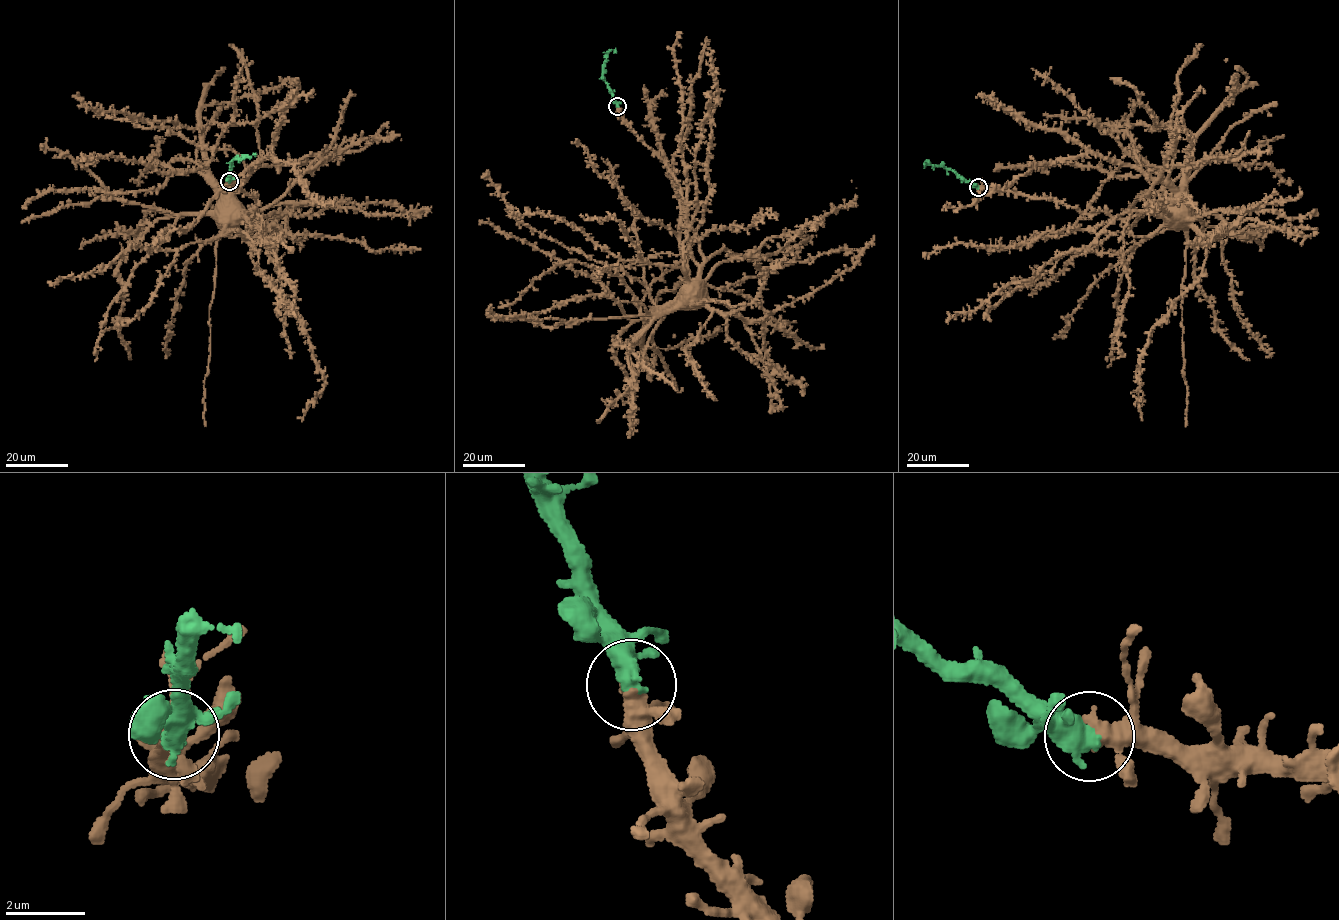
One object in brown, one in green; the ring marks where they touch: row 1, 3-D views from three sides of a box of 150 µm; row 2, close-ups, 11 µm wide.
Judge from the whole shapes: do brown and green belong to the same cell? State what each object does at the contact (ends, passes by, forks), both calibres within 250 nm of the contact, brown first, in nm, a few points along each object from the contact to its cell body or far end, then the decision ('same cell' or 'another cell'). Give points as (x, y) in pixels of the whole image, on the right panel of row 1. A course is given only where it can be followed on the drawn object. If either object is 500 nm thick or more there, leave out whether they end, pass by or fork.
brown forks there; green passes by; 320 nm thick on the brown side, 440 nm on the other; brown runs (978, 187), (1127, 218), (1165, 214), (1173, 198), (1131, 166), (1085, 153), (1036, 164), (973, 203), (942, 210); green runs (978, 187), (967, 183), (950, 169), (924, 163), (929, 162); same cell

